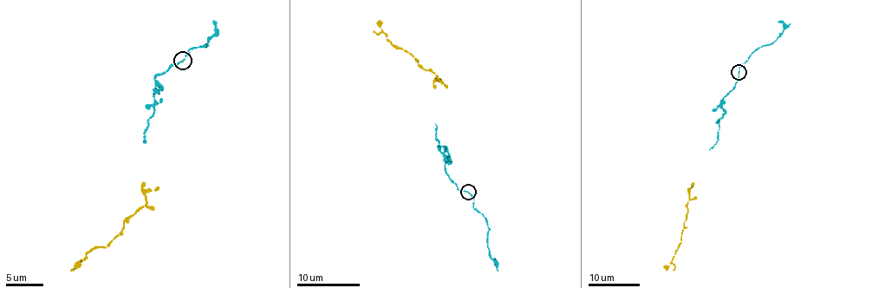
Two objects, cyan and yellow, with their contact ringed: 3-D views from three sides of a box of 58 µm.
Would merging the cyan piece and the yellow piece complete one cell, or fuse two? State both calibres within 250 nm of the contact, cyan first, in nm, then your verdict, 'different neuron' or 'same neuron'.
140/50 nm | same neuron

